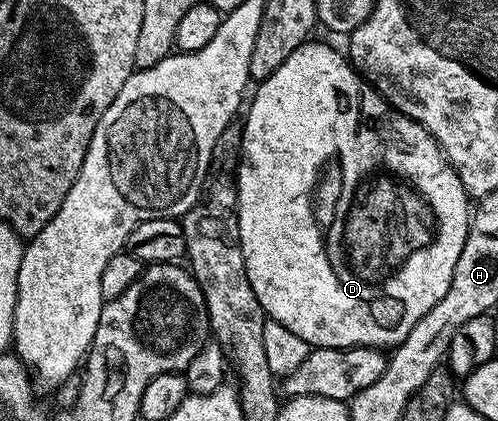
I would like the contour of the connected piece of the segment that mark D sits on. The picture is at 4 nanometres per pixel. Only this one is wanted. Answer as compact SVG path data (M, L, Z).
M309 39L274 71L265 81L255 86L252 102L247 102L248 118L242 121L244 134L240 140L240 165L236 168L236 214L240 246L246 263L246 275L258 303L271 320L282 323L282 327L302 335L310 347L318 349L371 349L391 350L401 345L410 335L410 327L446 295L454 279L454 266L458 255L462 255L464 240L470 224L470 198L462 187L462 179L454 167L444 158L440 144L404 113L392 108L359 73L352 67L343 52L323 45L317 39Z

